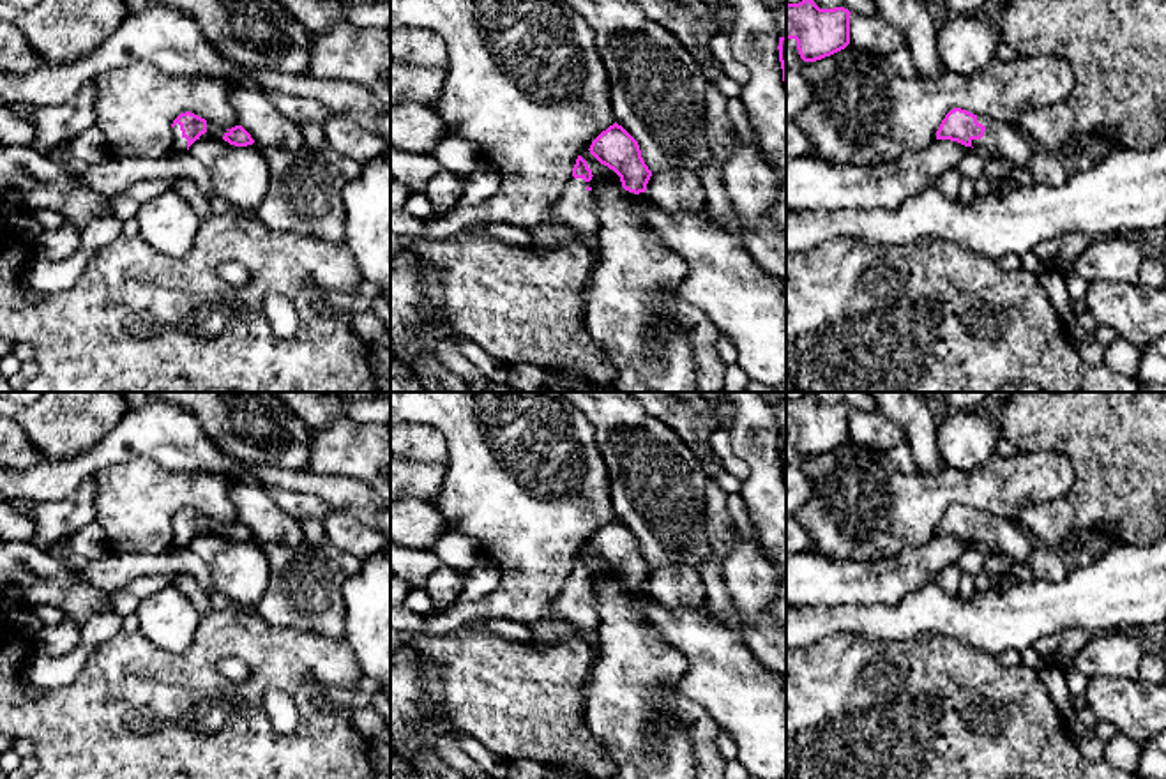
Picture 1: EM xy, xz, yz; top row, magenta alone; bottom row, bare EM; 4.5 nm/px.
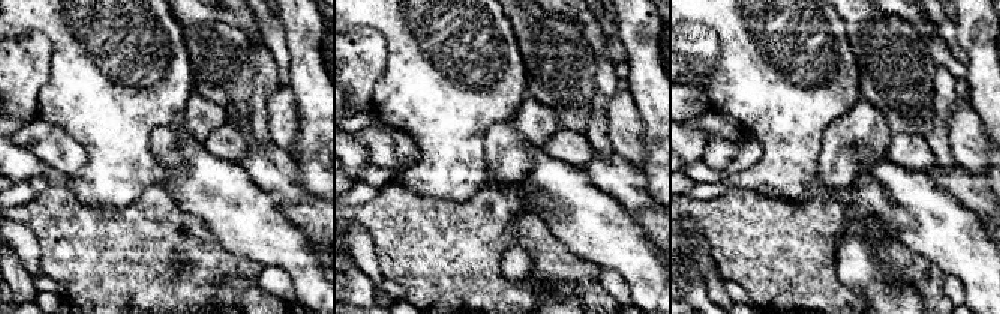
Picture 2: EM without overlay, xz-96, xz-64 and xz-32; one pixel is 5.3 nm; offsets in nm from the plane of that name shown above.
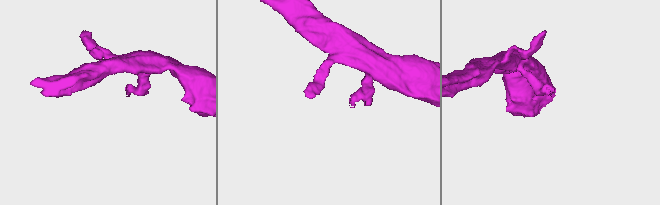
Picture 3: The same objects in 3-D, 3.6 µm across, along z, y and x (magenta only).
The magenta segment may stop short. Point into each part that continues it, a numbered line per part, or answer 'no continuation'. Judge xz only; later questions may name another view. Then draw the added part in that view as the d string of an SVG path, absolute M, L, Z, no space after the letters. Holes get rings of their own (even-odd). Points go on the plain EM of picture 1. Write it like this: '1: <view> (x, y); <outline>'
1: xz (578, 605); M571 571L553 604L553 618L587 638L594 638L599 625L599 595L590 583L592 576L585 578Z

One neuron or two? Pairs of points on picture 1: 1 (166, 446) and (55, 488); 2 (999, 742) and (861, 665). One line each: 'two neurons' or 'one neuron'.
1: one neuron
2: one neuron

